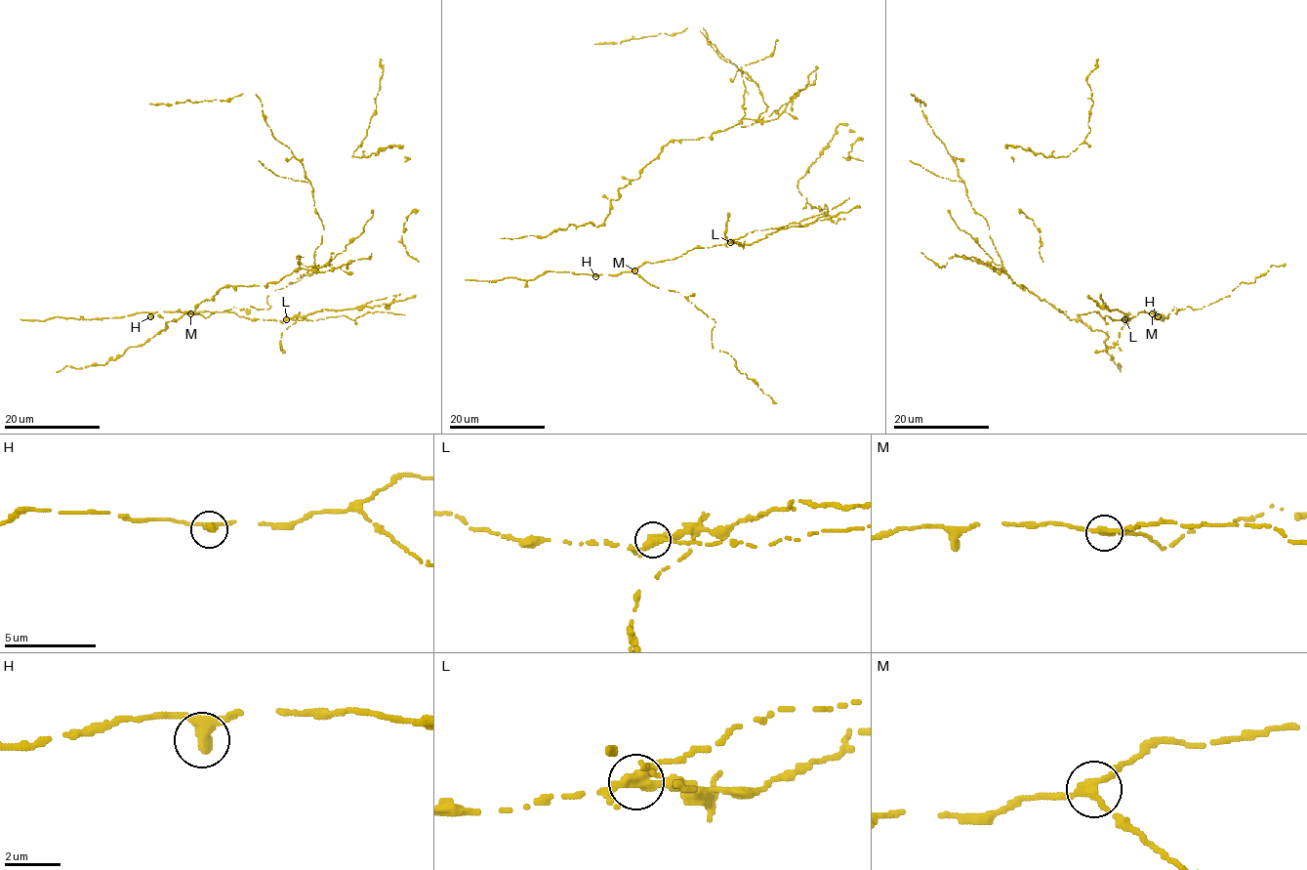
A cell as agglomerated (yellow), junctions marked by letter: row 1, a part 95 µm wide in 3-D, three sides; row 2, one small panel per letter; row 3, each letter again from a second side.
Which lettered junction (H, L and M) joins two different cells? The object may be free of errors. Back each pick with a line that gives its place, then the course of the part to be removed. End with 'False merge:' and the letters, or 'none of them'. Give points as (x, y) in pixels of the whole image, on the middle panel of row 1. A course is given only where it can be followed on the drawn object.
L: (730, 242)
False merge: L

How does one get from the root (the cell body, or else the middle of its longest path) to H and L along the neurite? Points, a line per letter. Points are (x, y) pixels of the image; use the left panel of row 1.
H: (186, 312), (155, 311), (150, 316)
L: (186, 312), (233, 311), (237, 316), (250, 318), (285, 318)

